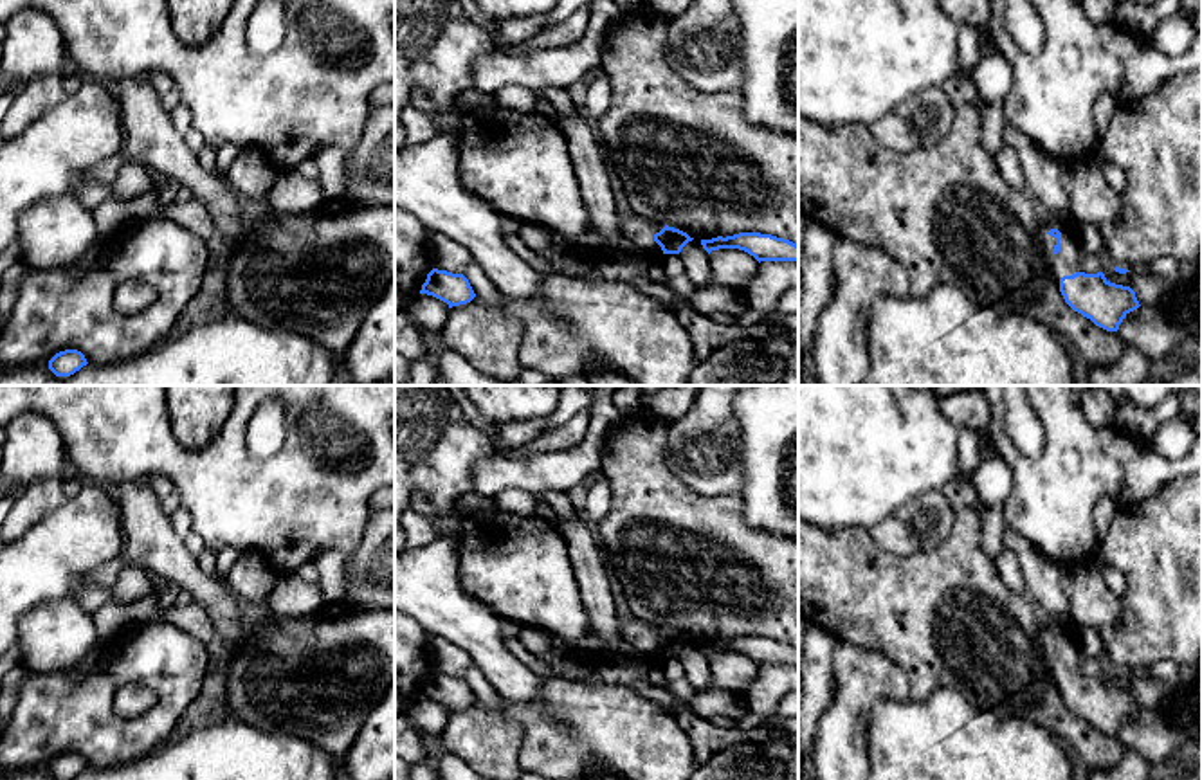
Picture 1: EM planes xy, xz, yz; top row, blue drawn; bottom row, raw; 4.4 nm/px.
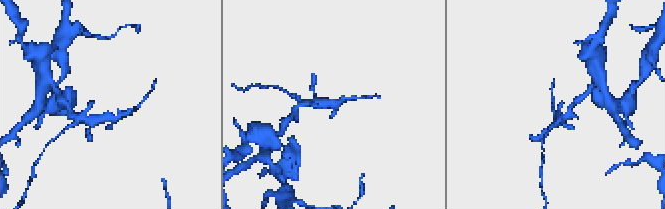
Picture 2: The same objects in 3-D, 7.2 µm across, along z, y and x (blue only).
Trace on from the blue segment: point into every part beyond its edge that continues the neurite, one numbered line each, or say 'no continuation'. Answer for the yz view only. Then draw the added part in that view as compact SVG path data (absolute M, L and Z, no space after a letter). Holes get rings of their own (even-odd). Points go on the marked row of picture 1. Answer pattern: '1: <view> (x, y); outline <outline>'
1: yz (1067, 260); outline M1043 211L1040 241L1058 285L1063 276L1079 272L1079 261L1083 254L1079 252L1078 232L1069 220Z

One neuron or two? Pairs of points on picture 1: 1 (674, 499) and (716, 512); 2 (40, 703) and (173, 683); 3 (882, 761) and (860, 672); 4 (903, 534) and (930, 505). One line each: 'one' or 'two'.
1: one
2: one
3: two
4: one

